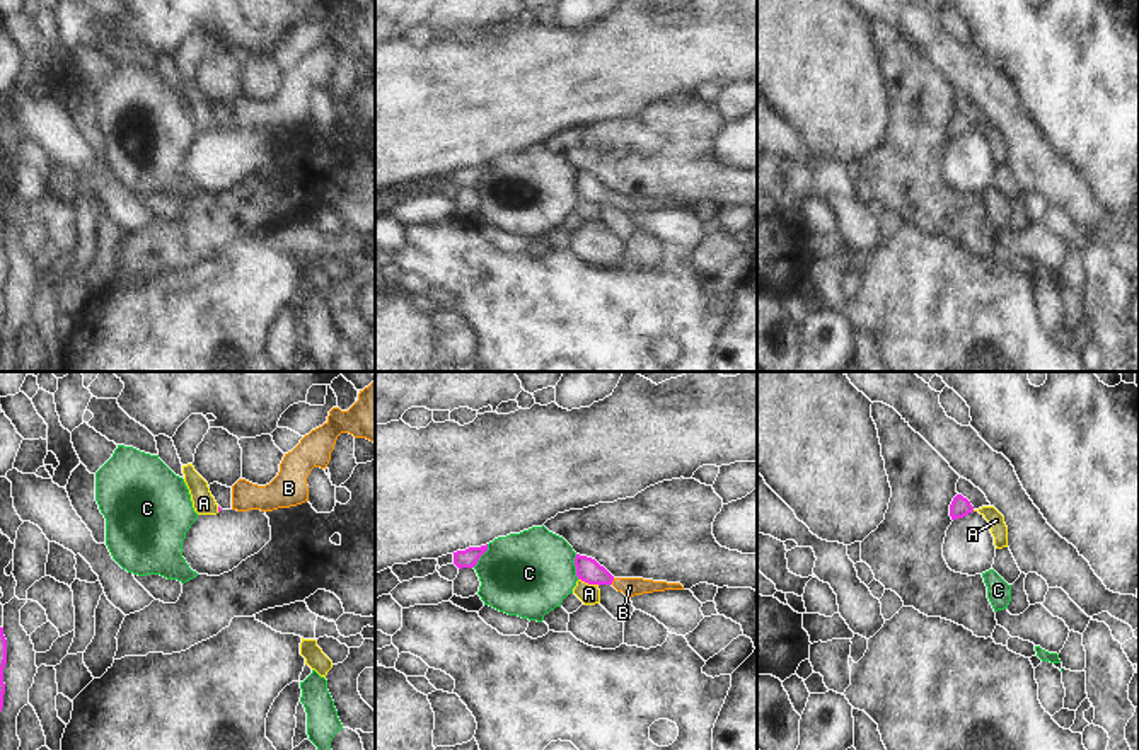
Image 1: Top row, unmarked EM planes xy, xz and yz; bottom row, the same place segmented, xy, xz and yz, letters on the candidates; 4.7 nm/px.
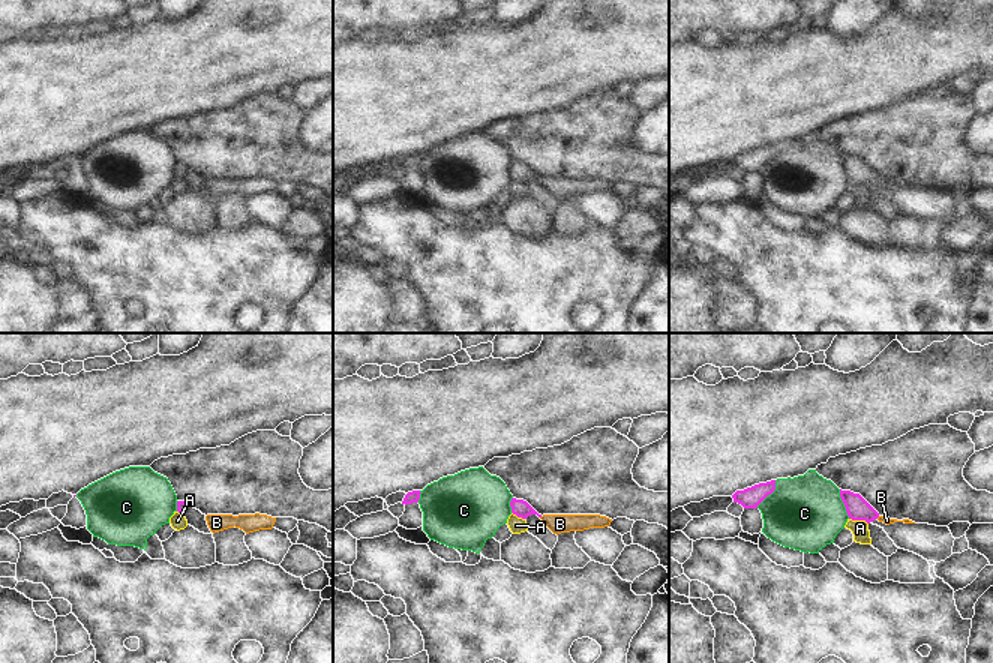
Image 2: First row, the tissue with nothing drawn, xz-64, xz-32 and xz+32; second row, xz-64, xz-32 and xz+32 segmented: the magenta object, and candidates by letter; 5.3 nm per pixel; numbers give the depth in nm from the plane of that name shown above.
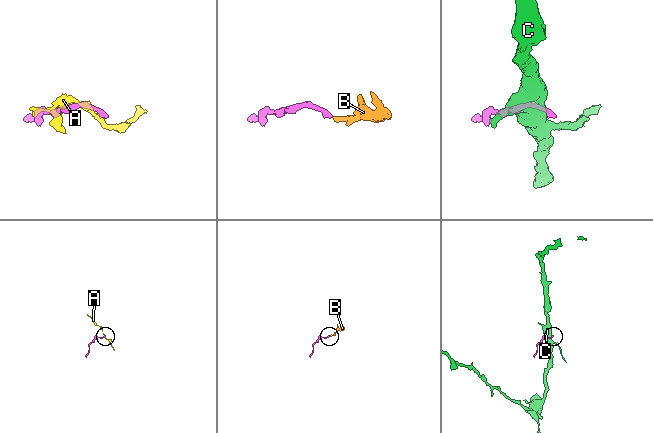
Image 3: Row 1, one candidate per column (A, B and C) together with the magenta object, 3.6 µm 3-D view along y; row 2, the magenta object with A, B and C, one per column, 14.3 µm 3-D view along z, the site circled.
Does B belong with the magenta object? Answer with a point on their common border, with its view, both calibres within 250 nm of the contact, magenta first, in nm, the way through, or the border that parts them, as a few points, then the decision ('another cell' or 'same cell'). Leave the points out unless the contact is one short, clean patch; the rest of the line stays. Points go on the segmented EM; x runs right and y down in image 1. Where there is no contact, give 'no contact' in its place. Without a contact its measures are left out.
meets magenta in xz at (612, 580); 110 nm thick on the magenta side, 90 nm on the other; runs through xz (589, 570), (612, 580), (630, 587); same cell

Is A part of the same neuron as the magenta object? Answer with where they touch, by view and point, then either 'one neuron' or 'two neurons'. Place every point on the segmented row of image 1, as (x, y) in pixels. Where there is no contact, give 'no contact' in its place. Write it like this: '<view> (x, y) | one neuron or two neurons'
xz (589, 583) | two neurons

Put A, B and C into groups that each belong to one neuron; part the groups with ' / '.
A / B / C

